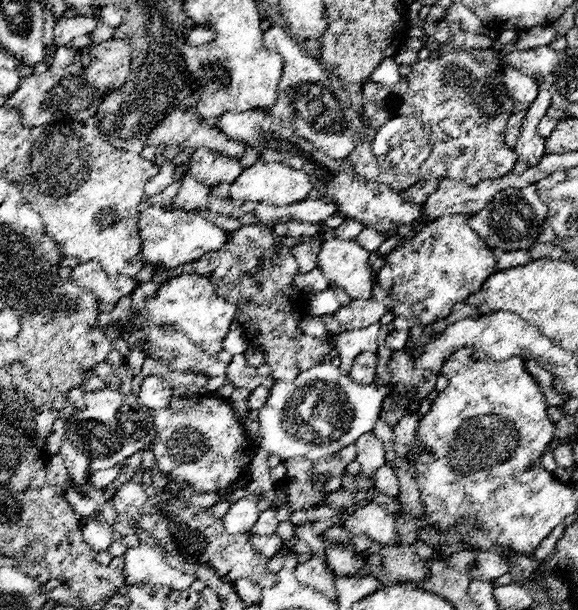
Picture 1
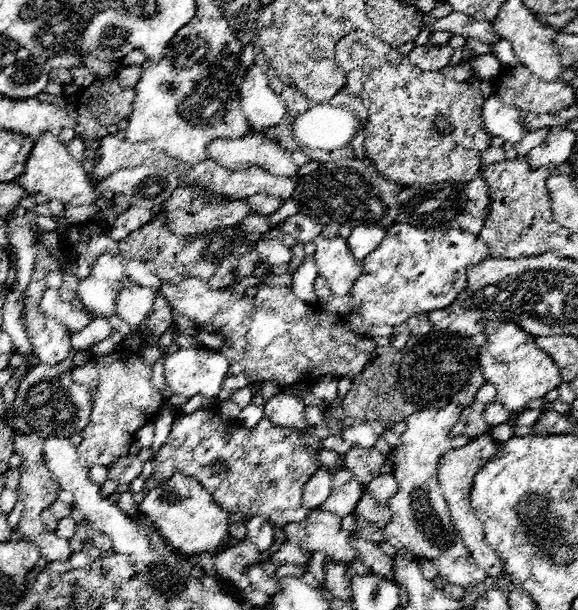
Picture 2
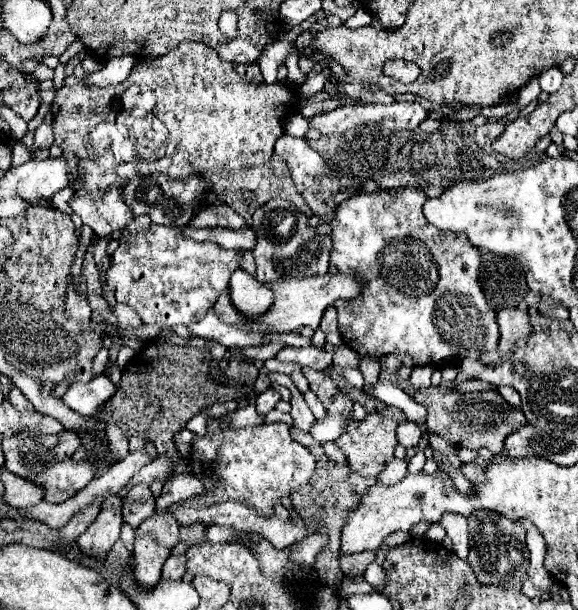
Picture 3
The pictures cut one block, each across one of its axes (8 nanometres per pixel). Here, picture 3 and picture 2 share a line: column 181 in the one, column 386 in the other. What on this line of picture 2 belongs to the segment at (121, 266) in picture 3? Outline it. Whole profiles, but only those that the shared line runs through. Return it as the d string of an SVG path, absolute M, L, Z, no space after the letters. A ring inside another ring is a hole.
M392 224L380 246L360 260L362 274L350 290L352 312L374 326L400 326L416 314L444 310L466 288L466 268L488 256L488 246L464 230L442 232Z

